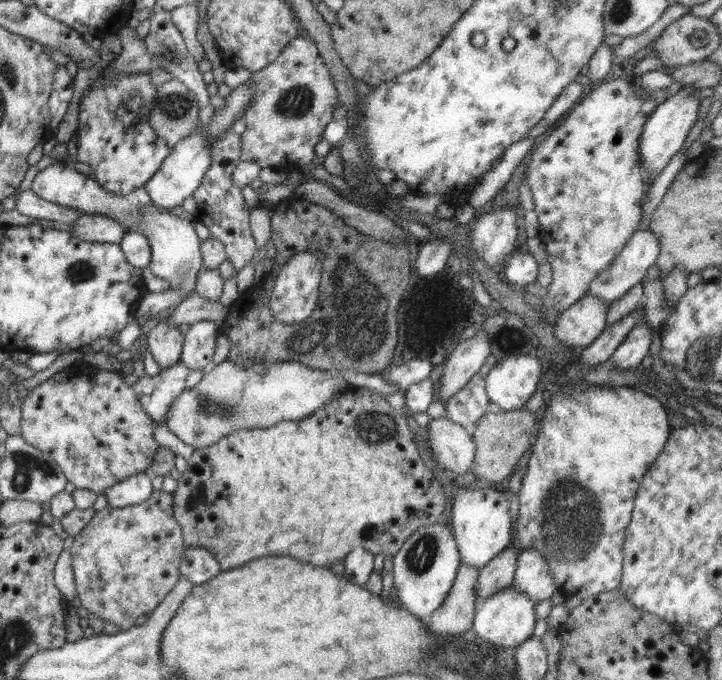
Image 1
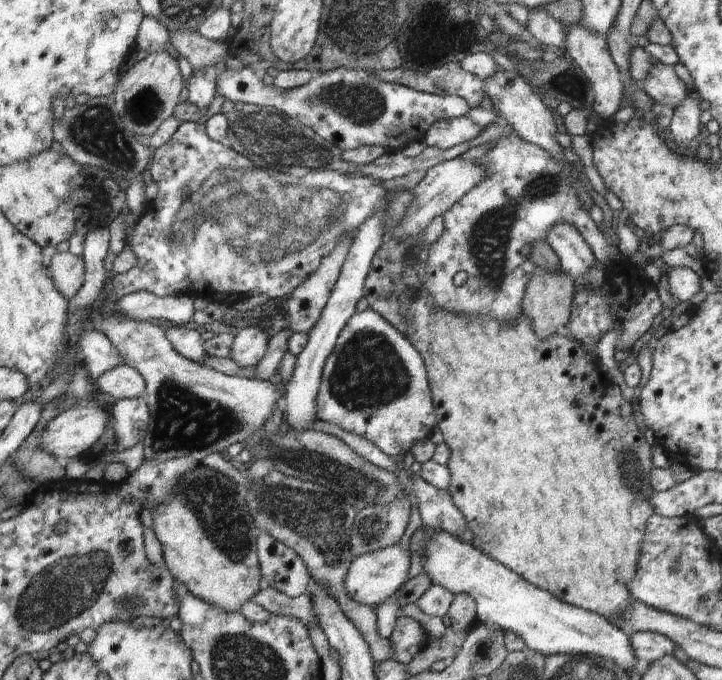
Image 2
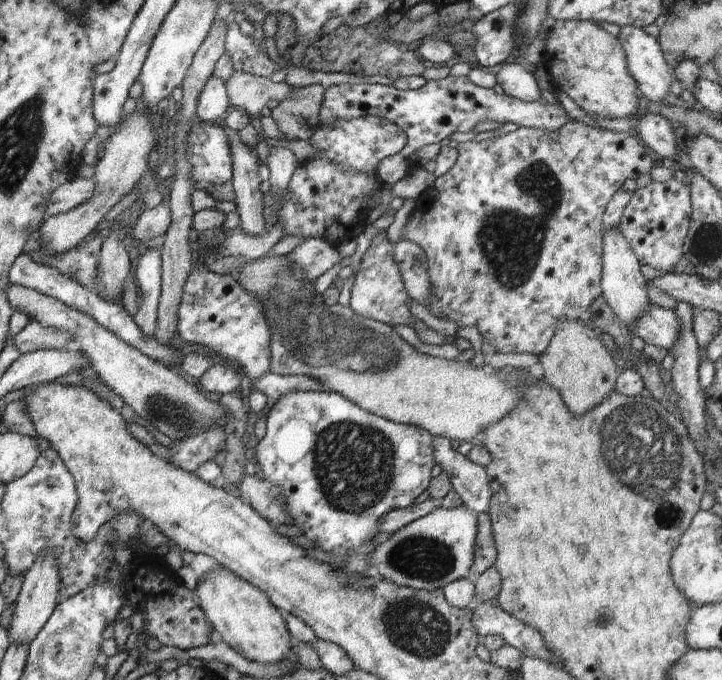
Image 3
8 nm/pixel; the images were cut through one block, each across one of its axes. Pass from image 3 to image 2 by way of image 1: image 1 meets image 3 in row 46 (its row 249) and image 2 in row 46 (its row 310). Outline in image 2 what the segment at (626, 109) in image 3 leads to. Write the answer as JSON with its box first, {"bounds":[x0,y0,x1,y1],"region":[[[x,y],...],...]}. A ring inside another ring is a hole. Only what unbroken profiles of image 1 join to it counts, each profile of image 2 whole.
{"bounds":[527,8,565,48],"region":[[[529,8],[527,29],[534,35],[534,40],[550,44],[556,48],[565,48],[563,24],[558,22],[547,10]]]}

